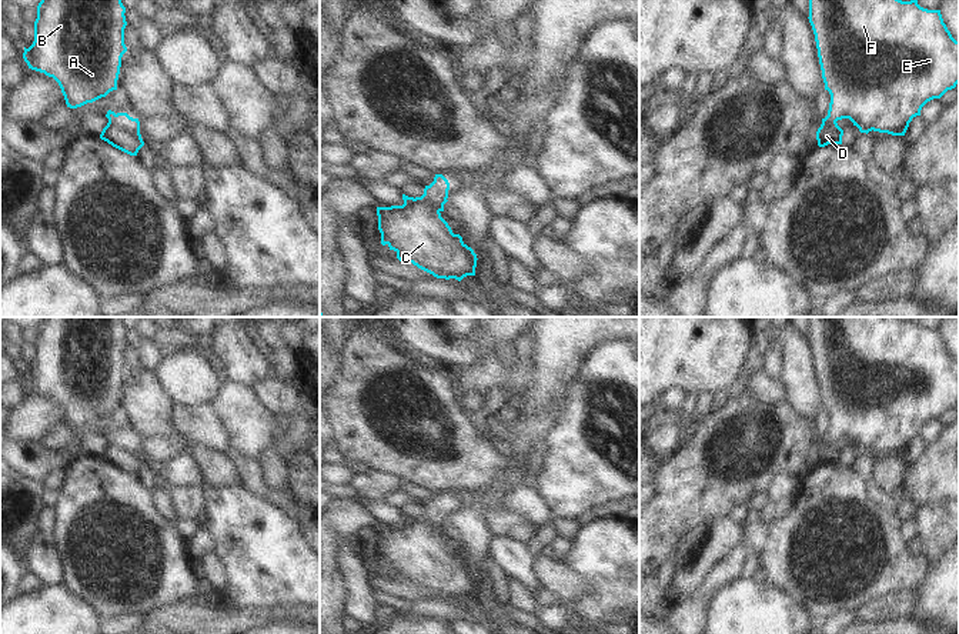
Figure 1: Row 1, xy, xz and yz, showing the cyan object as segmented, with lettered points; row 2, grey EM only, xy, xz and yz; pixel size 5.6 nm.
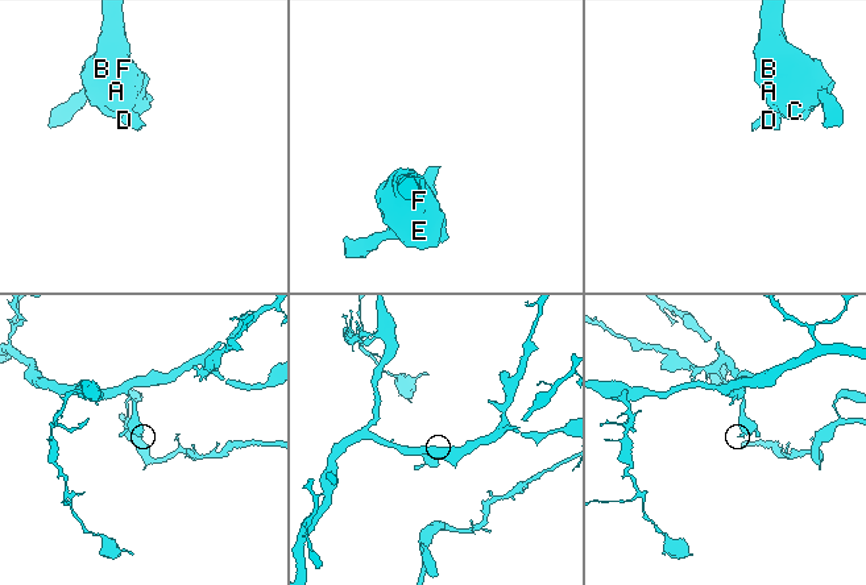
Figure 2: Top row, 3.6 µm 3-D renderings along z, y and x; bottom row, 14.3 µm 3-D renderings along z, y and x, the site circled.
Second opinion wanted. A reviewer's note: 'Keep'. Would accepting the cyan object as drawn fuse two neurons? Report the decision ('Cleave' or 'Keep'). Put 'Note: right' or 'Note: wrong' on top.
Note: right
Keep

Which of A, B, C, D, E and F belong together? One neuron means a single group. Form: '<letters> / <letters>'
A B C D E F

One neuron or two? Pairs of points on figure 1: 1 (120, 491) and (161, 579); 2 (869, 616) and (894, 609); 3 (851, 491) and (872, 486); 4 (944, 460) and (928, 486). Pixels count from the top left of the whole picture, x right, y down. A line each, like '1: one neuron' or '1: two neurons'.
1: one neuron
2: one neuron
3: two neurons
4: one neuron

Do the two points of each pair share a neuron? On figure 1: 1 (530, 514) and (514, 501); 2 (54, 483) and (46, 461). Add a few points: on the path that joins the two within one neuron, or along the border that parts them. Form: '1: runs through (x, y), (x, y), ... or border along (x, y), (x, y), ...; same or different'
1: runs through (525, 510), (518, 503); same
2: border along (60, 466), (56, 466), (42, 480); different

